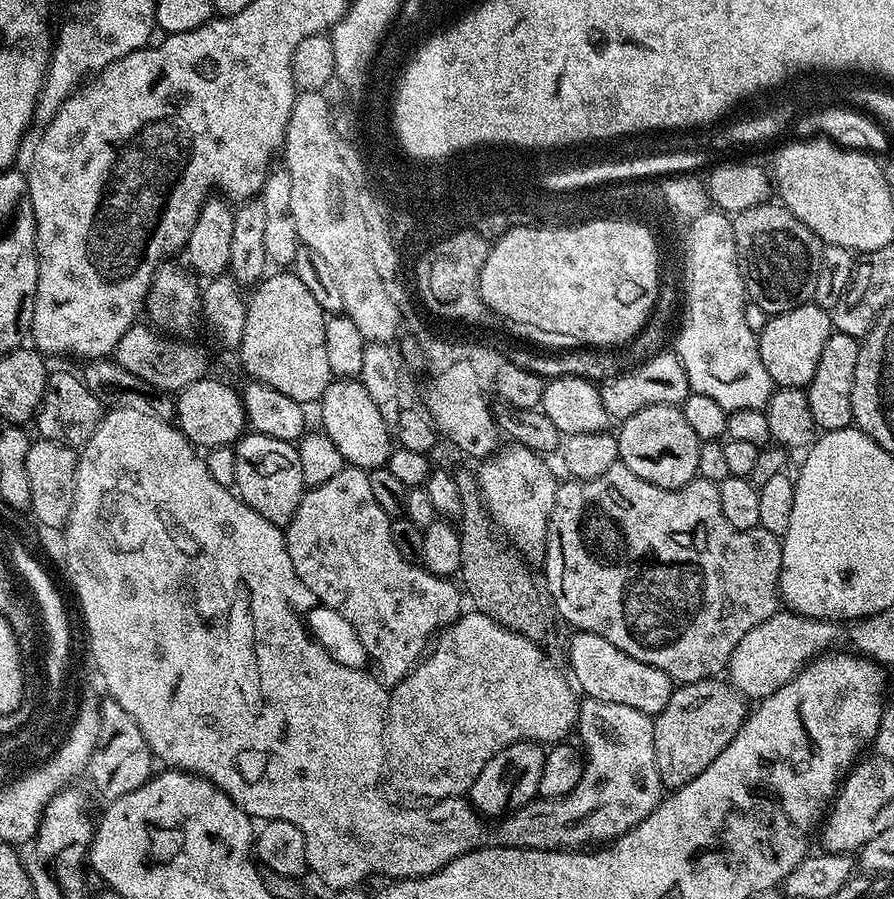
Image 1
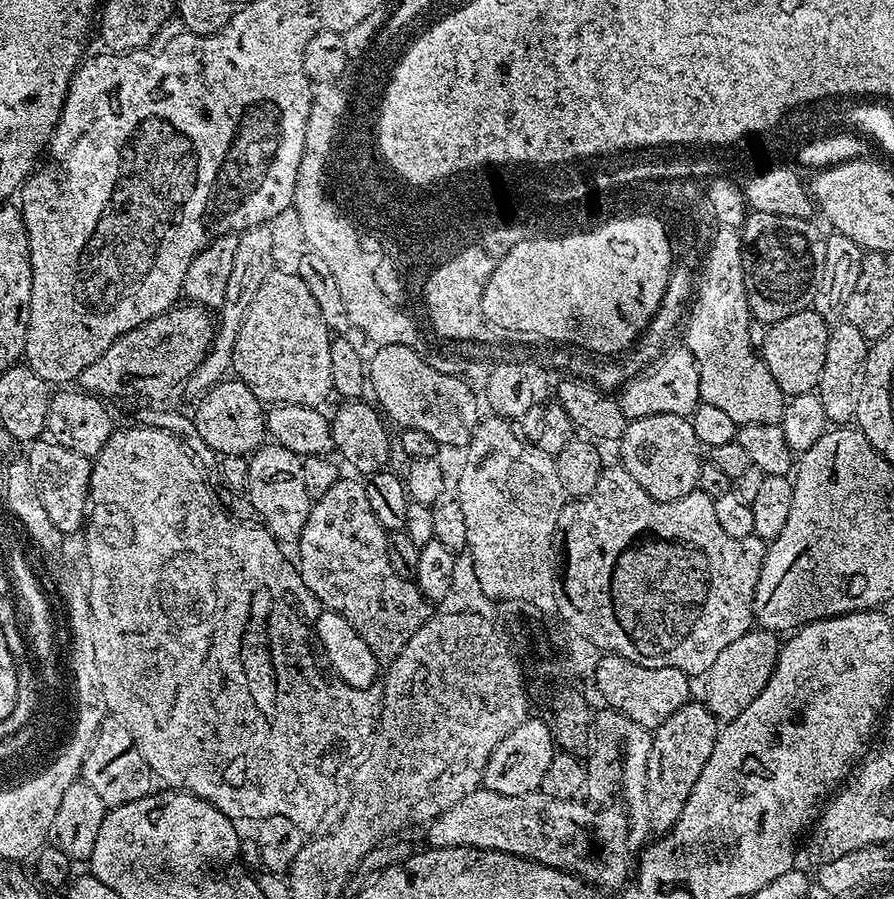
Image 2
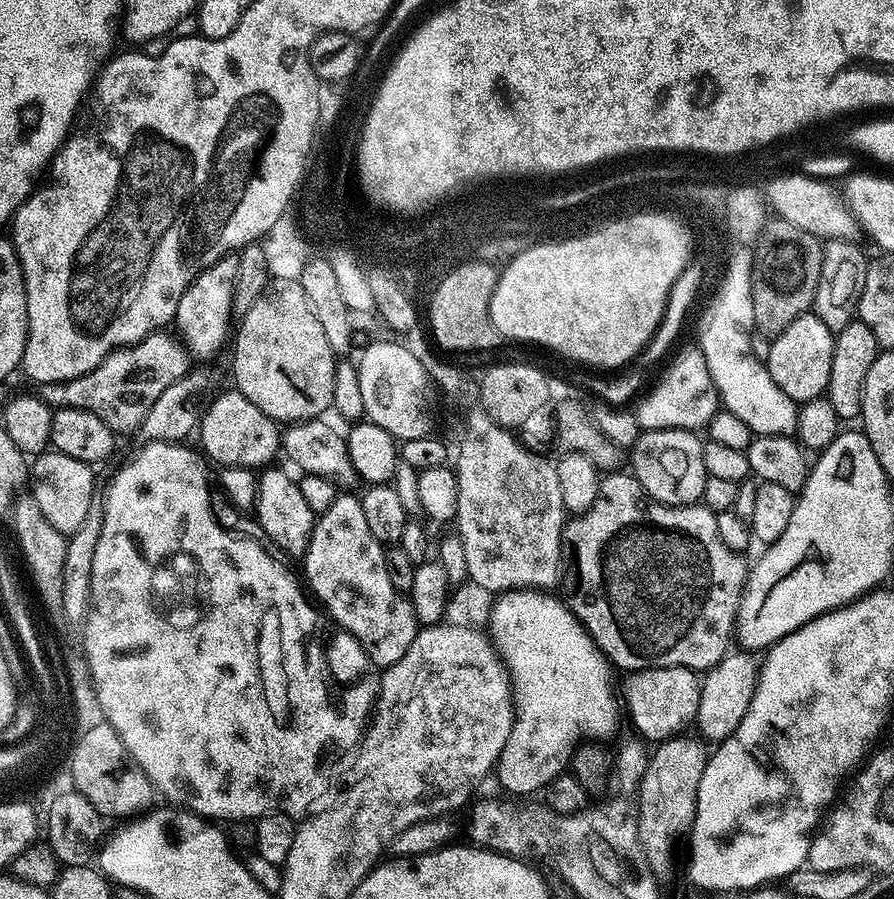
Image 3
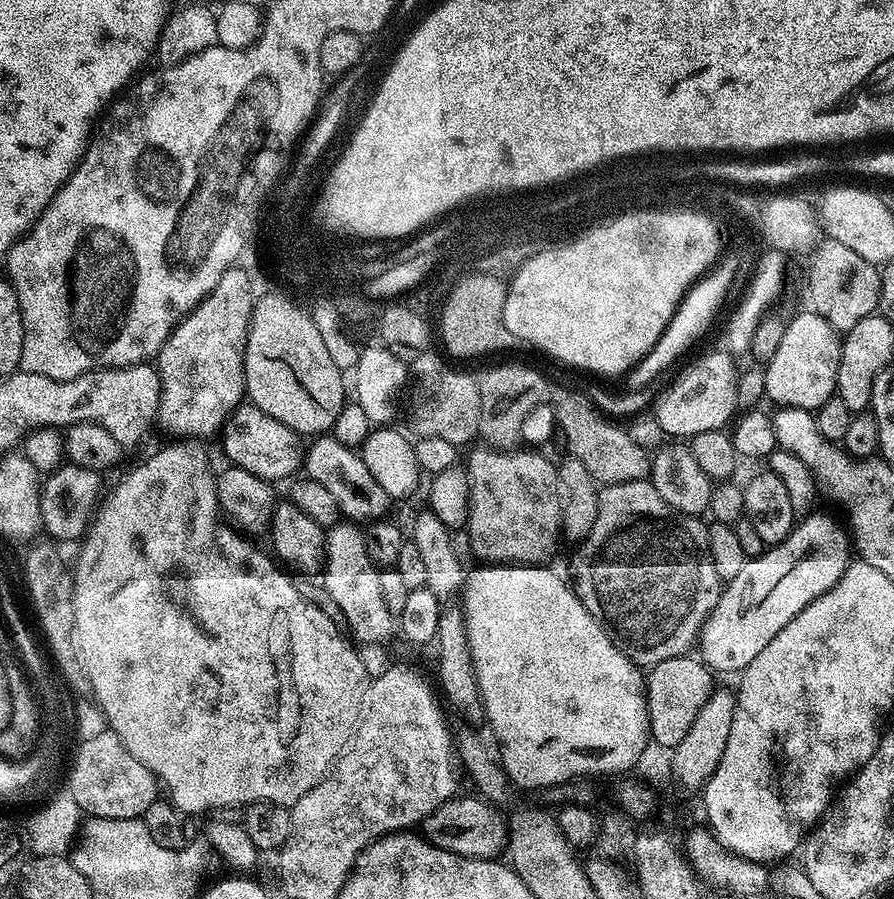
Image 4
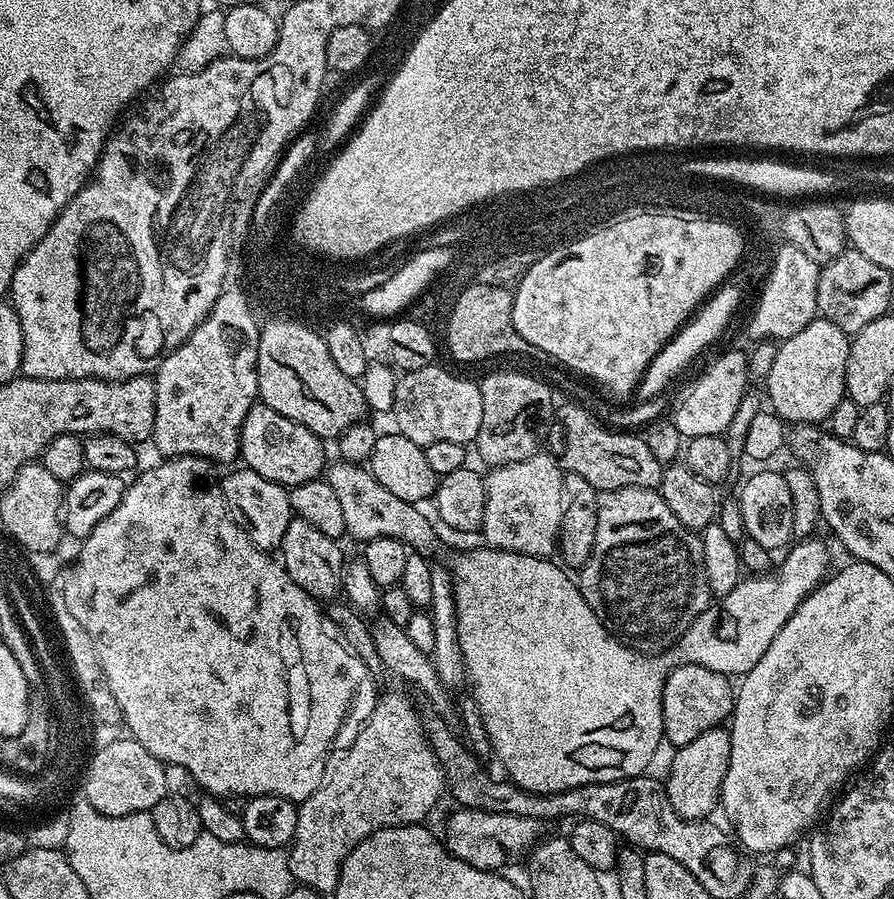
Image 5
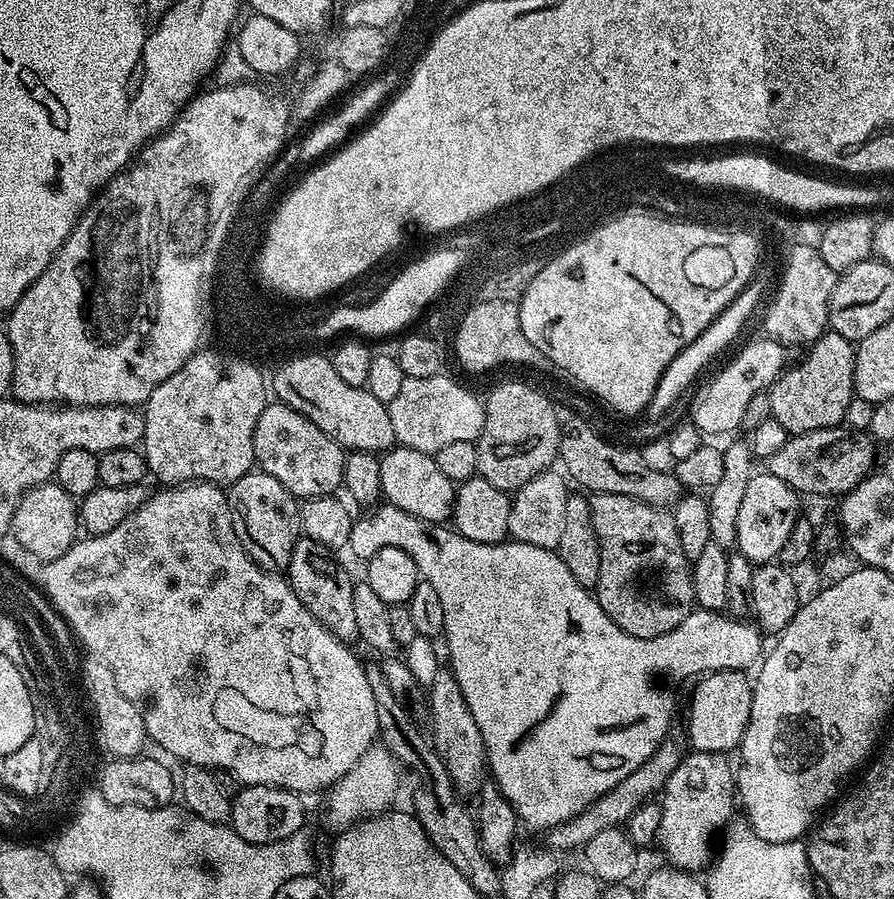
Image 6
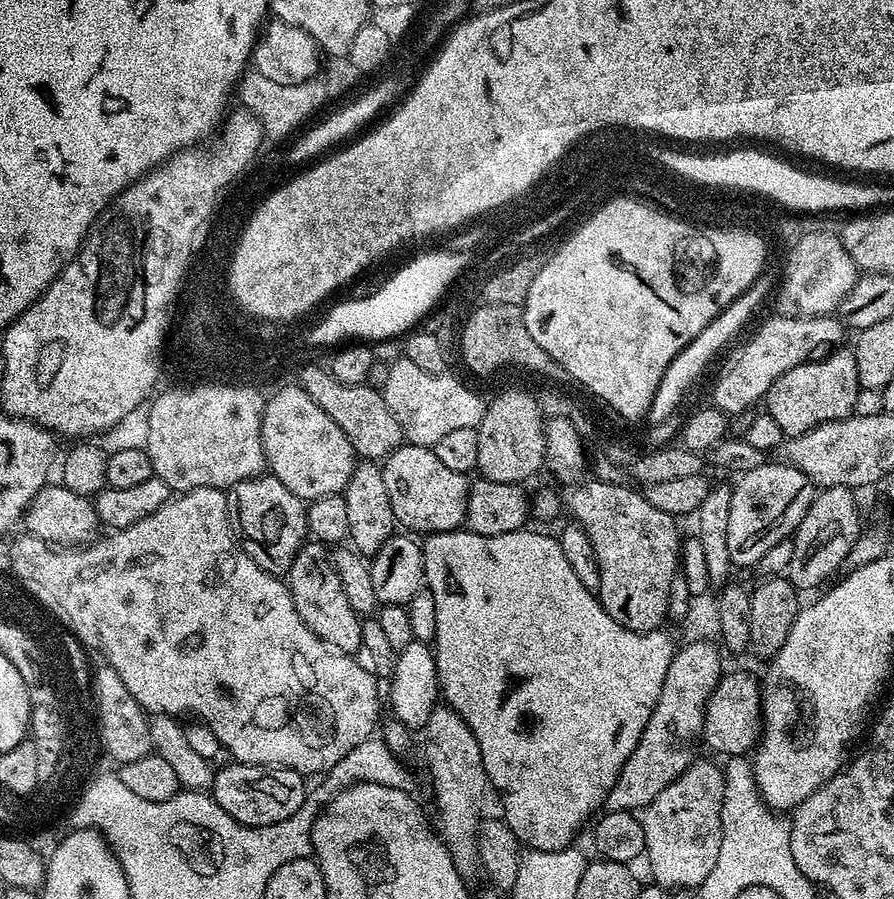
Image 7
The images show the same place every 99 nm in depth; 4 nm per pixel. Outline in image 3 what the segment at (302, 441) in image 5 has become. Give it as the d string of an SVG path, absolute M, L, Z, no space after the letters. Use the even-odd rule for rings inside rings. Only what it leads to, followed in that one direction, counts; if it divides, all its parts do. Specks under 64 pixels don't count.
M235 390L224 392L212 405L203 409L199 417L199 447L203 455L216 466L225 468L263 469L271 465L272 460L282 448L282 428L277 421L271 420L254 402L250 402L243 394Z

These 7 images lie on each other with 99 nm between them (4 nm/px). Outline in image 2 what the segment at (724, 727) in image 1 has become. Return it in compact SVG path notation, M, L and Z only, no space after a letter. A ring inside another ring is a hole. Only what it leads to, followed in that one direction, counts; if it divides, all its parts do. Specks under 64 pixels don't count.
M689 702L681 706L662 726L652 732L652 745L646 762L646 810L648 811L648 827L653 833L671 832L678 822L682 810L686 806L686 798L690 798L690 790L694 790L694 782L698 782L698 774L706 770L706 762L710 762L710 754L714 754L718 721L712 711L703 702Z

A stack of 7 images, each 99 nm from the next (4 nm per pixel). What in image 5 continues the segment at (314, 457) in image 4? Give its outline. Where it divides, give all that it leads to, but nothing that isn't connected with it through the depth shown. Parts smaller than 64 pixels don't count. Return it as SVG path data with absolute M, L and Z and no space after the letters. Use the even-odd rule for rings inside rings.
M337 459L336 464L329 463L326 468L326 479L334 486L334 494L338 494L338 503L342 505L342 514L346 517L346 533L349 537L367 542L379 536L398 538L412 550L428 550L436 532L432 524L419 511L417 505L390 494L382 482L372 477L367 467L356 462Z

